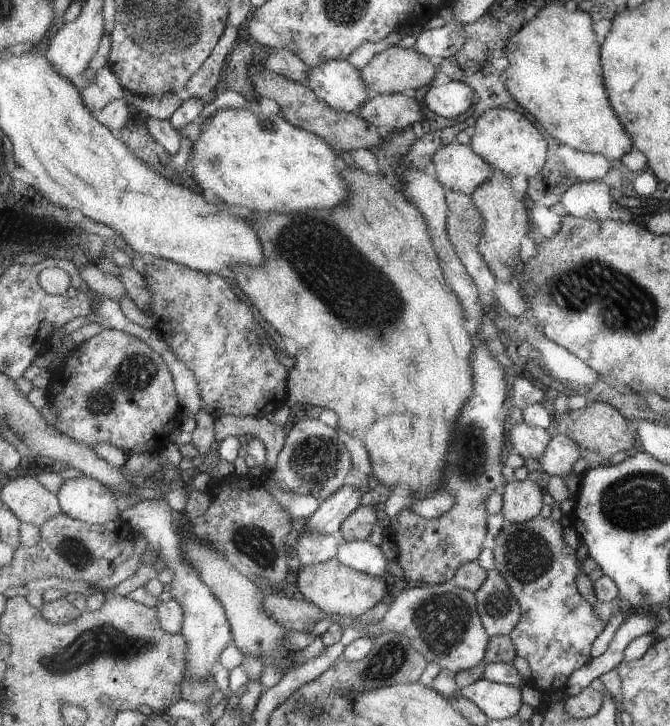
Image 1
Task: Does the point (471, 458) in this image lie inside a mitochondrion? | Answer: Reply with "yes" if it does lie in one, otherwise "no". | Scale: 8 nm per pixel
yes

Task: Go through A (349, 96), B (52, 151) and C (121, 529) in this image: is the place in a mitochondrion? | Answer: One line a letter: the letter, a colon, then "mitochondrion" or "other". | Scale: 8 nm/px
A: other
B: other
C: other

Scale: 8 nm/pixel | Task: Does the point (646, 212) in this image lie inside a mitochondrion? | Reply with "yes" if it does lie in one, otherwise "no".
no

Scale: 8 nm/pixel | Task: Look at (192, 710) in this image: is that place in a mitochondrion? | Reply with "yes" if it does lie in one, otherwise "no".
no

